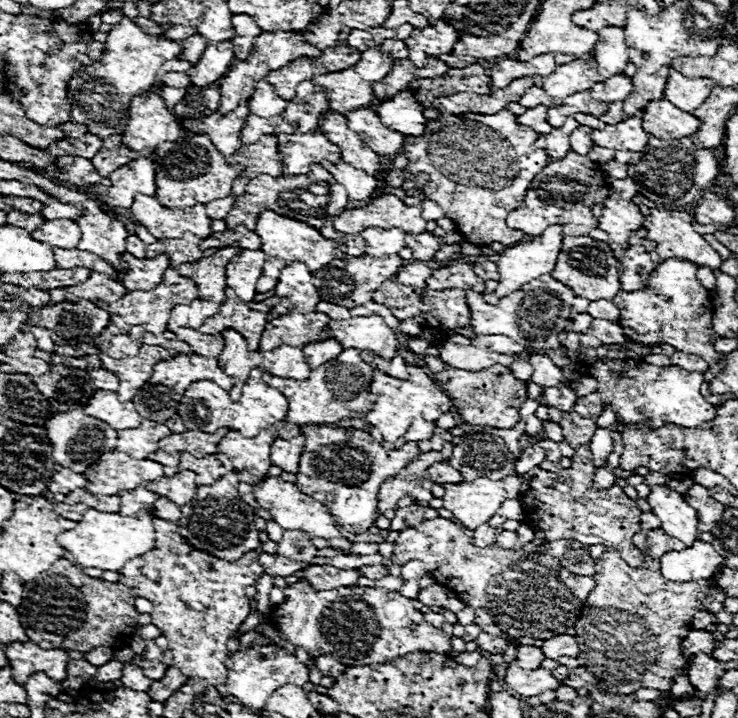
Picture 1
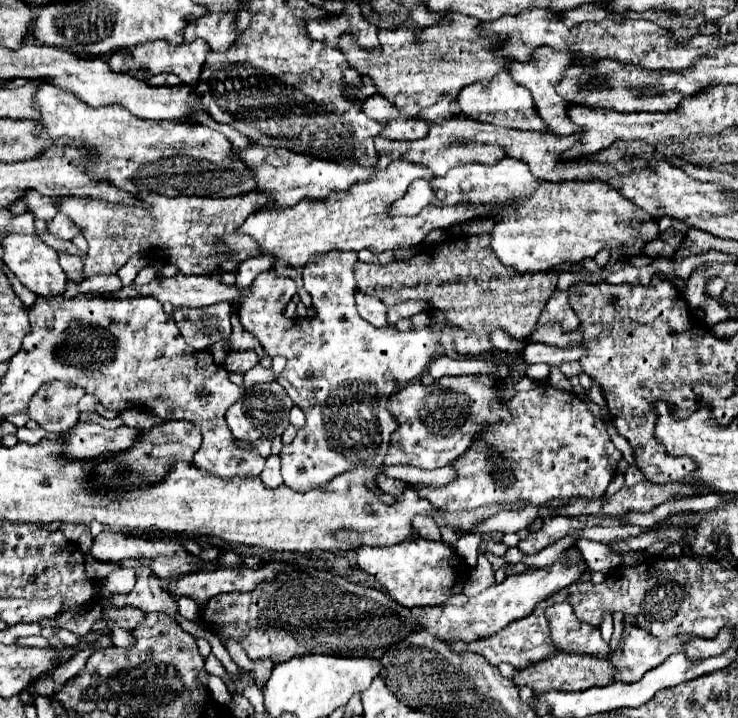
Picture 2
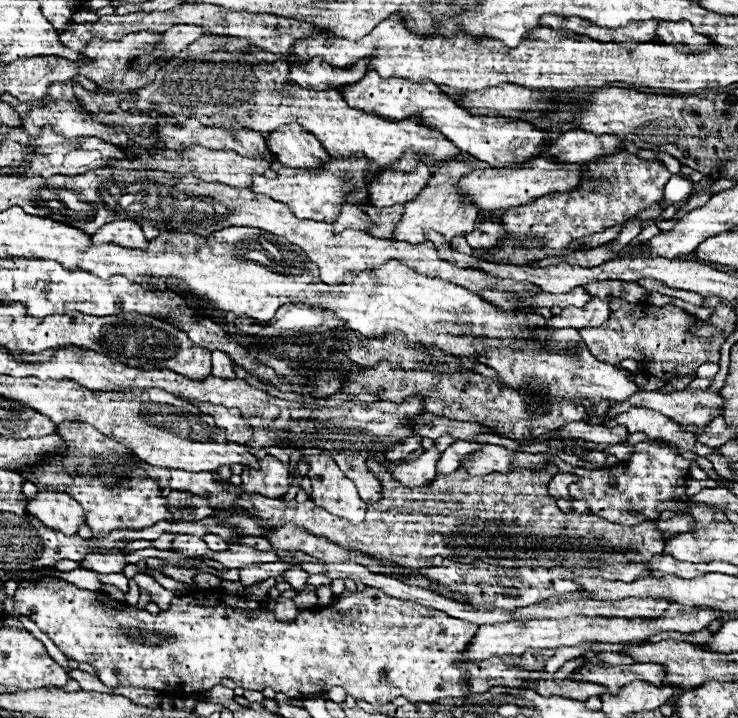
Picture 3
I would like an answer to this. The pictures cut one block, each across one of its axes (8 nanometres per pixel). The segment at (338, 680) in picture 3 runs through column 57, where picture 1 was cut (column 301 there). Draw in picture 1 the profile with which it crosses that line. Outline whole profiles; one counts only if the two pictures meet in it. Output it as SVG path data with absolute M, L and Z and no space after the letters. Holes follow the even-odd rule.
M304 578L290 584L284 594L284 602L276 604L270 622L282 636L292 644L304 646L310 656L334 656L344 666L364 666L364 664L384 664L394 662L412 652L438 652L450 654L450 638L444 630L434 628L414 610L410 600L400 592L390 592L384 588L346 588L348 596L338 596L336 592L318 592Z

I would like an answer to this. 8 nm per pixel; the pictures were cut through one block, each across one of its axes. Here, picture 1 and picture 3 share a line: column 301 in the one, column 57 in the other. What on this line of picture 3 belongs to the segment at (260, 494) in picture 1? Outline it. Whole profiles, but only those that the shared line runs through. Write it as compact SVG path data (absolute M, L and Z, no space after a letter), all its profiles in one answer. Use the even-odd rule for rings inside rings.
M40 490L26 506L30 516L36 516L44 526L72 536L84 522L84 508L66 492Z

